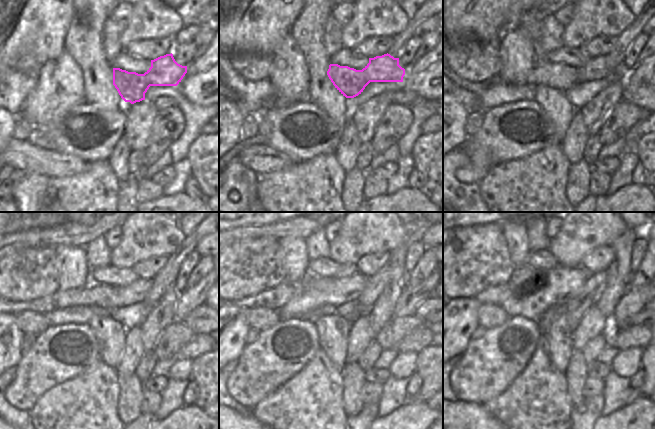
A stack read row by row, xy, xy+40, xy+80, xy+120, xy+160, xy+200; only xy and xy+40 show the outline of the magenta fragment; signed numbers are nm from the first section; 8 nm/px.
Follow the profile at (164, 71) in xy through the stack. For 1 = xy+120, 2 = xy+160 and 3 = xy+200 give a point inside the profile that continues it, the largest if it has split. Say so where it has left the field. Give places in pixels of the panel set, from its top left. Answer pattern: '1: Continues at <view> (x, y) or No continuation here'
1: Continues at xy+120 (110, 297)
2: Continues at xy+160 (312, 291)
3: Continues at xy+200 (530, 292).

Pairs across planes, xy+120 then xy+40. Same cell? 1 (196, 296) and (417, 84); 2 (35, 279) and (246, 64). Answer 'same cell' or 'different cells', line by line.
1: different cells
2: same cell

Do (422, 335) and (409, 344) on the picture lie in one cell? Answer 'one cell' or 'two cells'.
one cell

